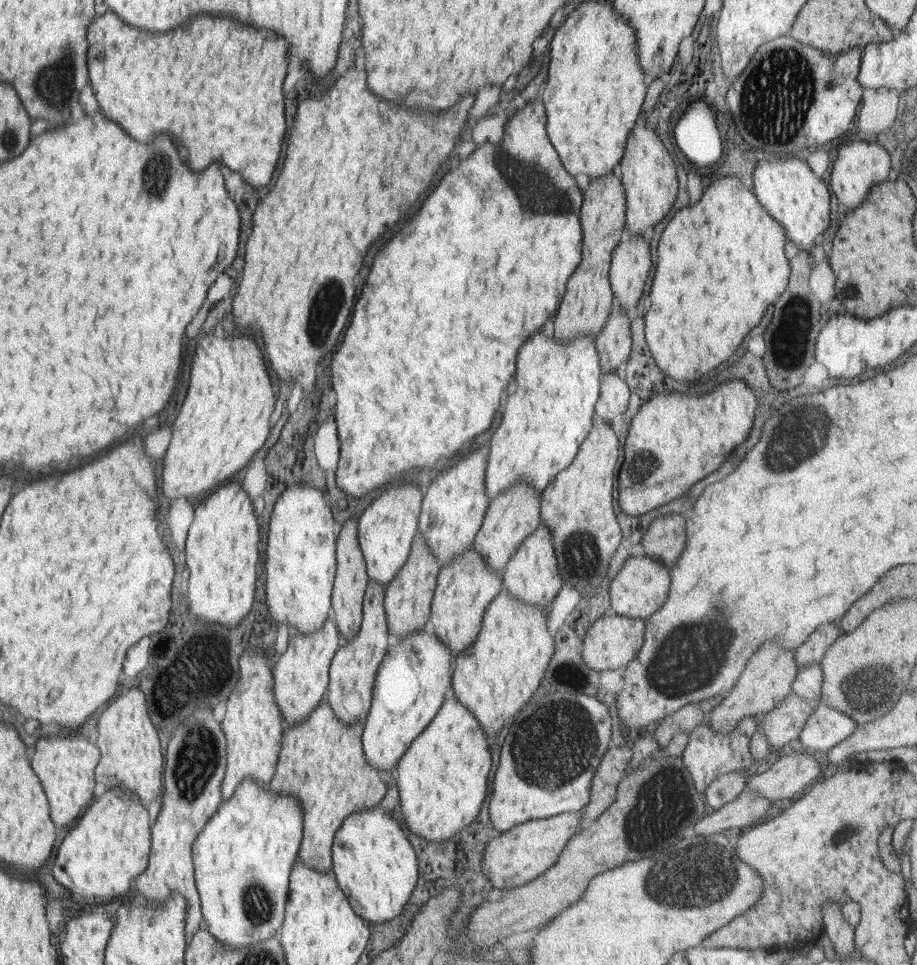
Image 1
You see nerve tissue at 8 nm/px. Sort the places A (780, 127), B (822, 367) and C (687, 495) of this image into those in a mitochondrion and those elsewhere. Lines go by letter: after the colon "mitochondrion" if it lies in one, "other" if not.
A: mitochondrion
B: other
C: other

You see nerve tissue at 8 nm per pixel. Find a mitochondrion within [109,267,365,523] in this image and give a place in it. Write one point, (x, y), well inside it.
(327, 304)

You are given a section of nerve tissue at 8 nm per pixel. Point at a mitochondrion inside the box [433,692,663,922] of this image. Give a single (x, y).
(560, 740)

